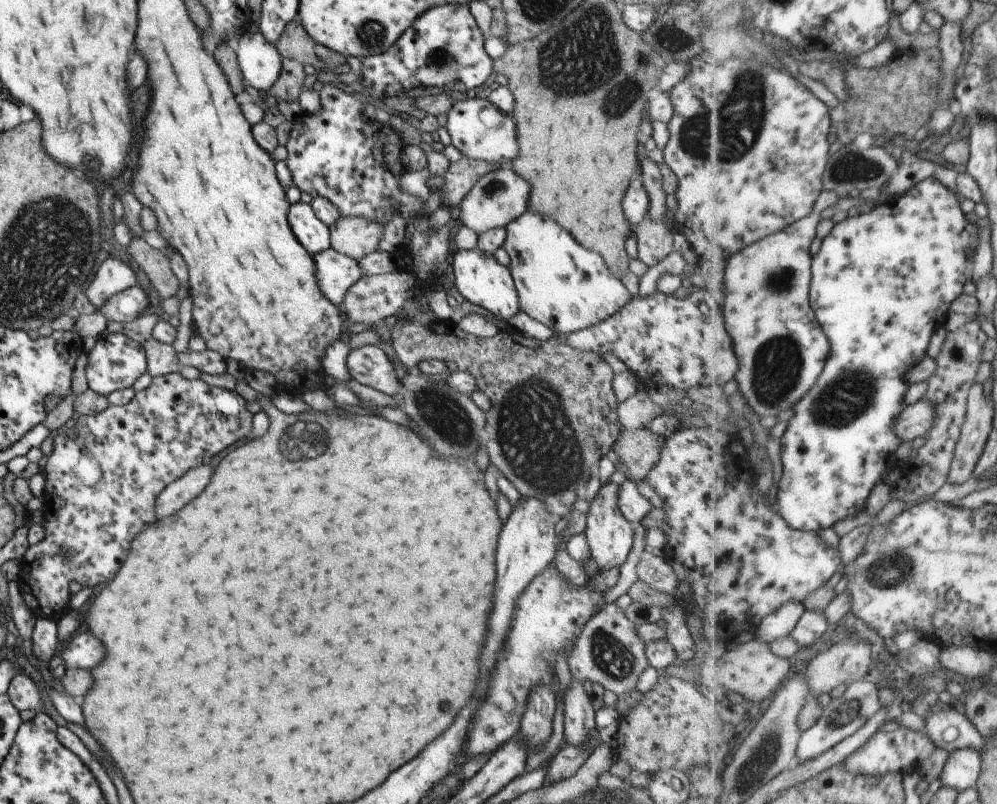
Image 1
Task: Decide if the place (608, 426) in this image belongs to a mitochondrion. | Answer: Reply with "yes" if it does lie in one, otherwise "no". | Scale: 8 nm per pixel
no

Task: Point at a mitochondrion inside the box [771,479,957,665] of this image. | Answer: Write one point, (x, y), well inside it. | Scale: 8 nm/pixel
(891, 572)

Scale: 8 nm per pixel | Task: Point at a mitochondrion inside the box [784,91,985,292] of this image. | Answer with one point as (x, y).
(839, 170)

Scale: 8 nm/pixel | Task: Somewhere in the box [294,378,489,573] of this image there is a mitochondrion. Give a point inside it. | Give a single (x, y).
(445, 415)

